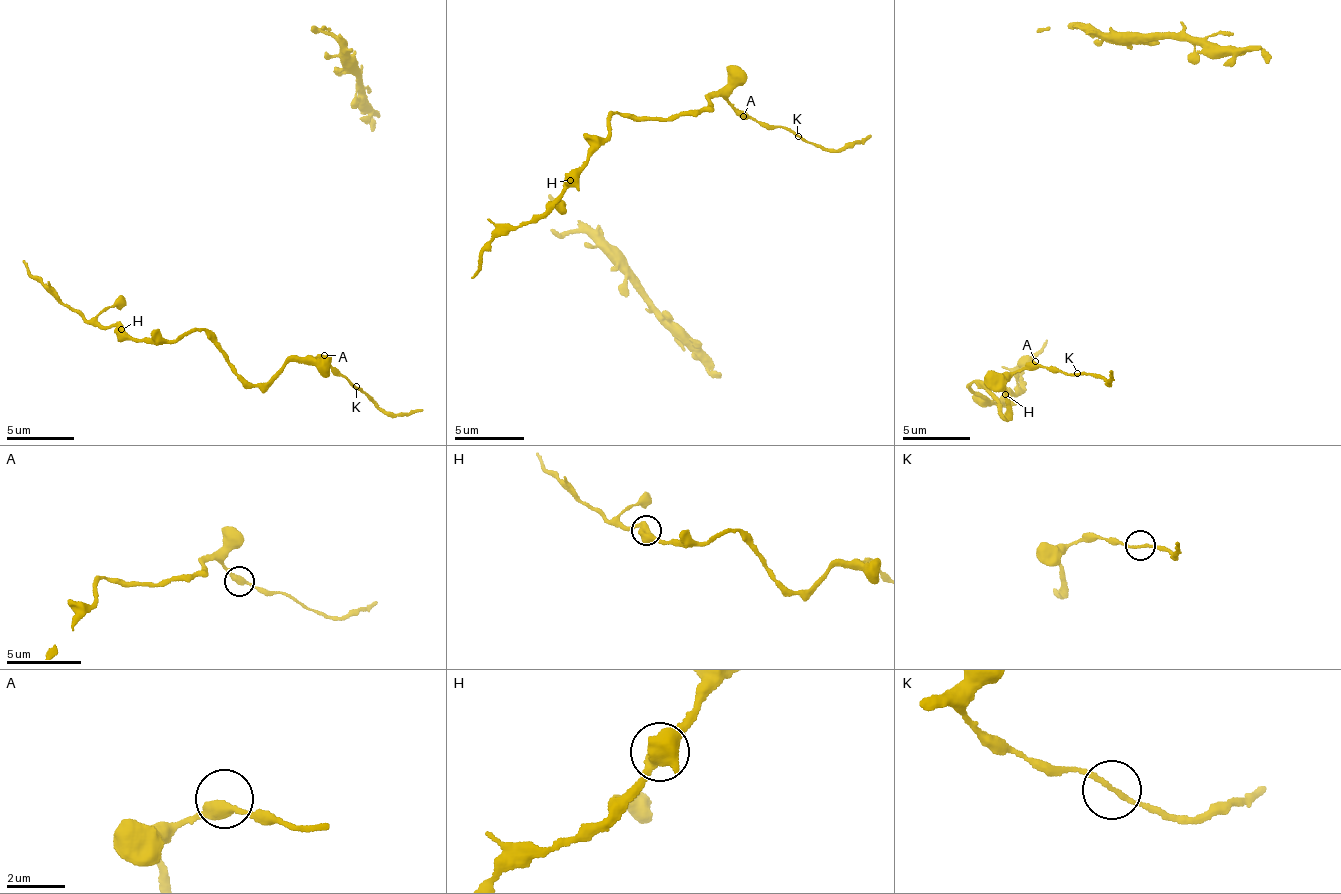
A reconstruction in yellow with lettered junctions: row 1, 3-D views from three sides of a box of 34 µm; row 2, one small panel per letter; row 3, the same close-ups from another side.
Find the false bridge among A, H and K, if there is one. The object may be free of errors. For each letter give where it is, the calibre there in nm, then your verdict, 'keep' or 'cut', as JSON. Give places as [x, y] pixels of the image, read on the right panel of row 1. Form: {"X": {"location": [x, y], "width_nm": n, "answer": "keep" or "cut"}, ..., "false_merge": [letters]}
{"A": {"location": [1035, 361], "width_nm": 360, "answer": "keep"}, "H": {"location": [1005, 394], "width_nm": 600, "answer": "keep"}, "K": {"location": [1077, 373], "width_nm": 150, "answer": "keep"}, "false_merge": []}

